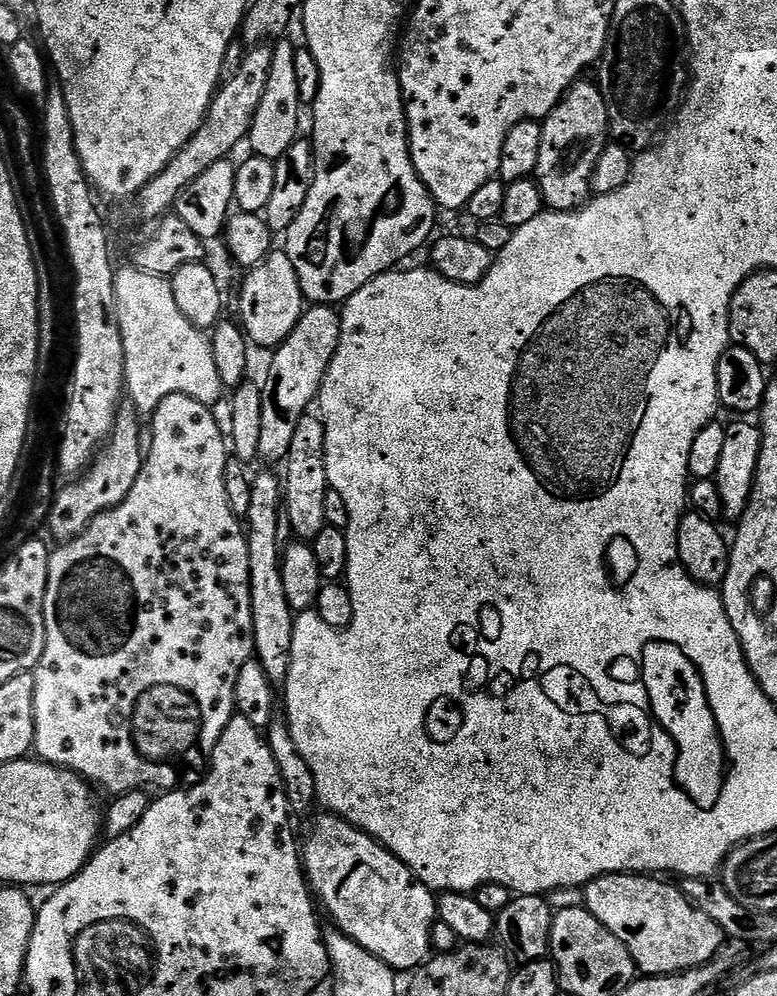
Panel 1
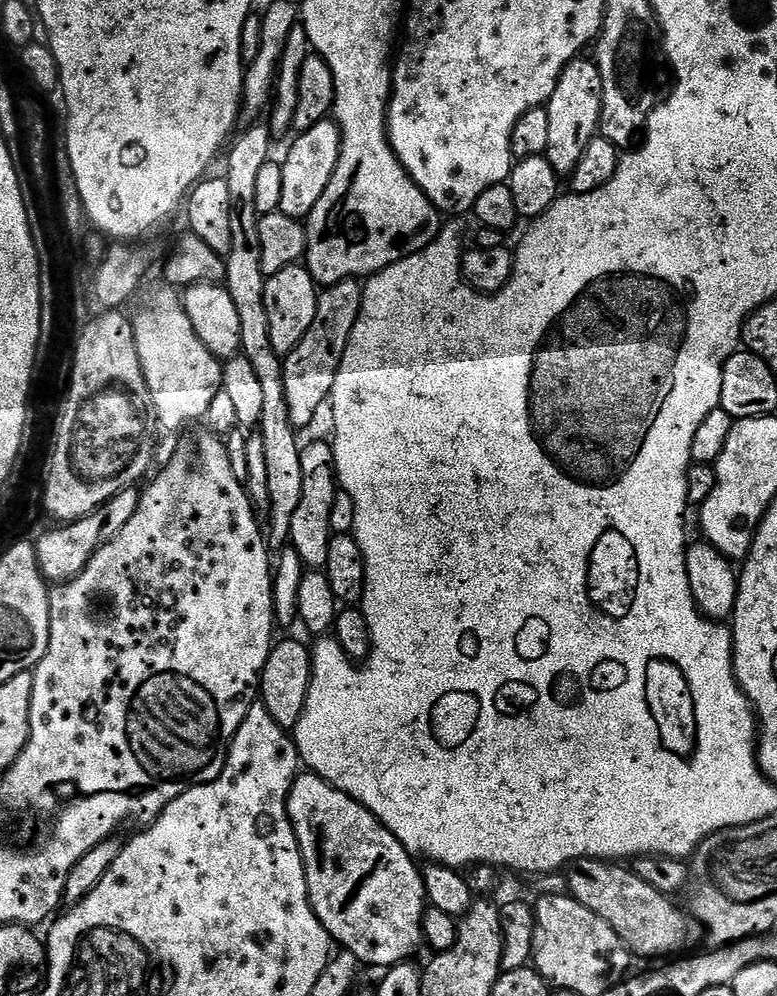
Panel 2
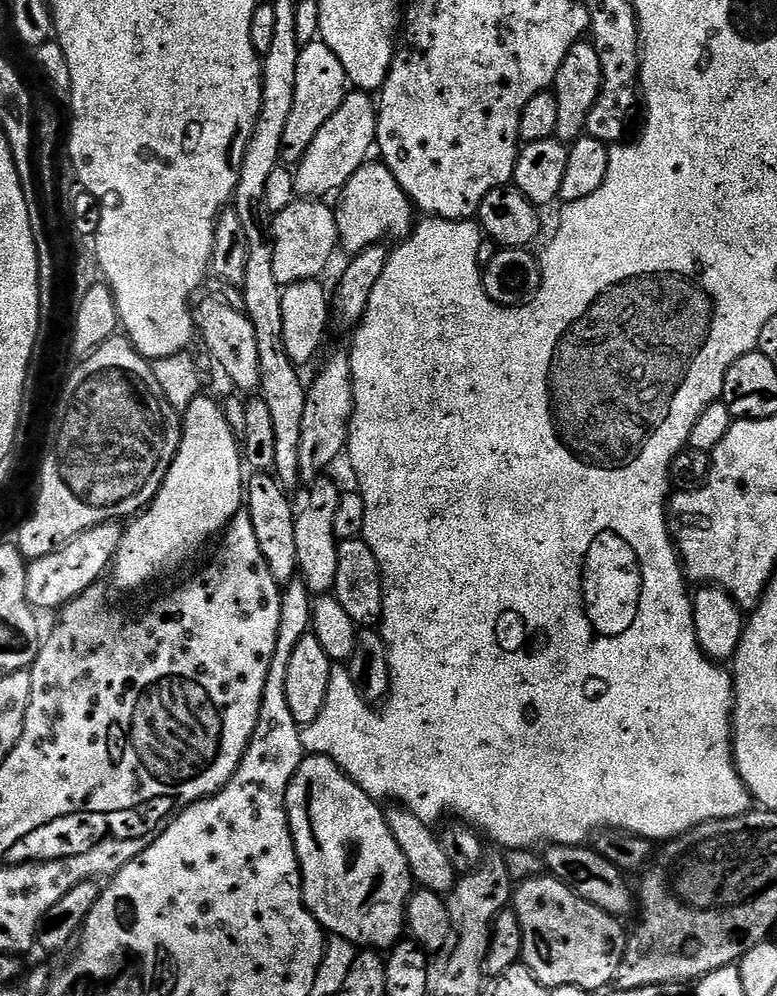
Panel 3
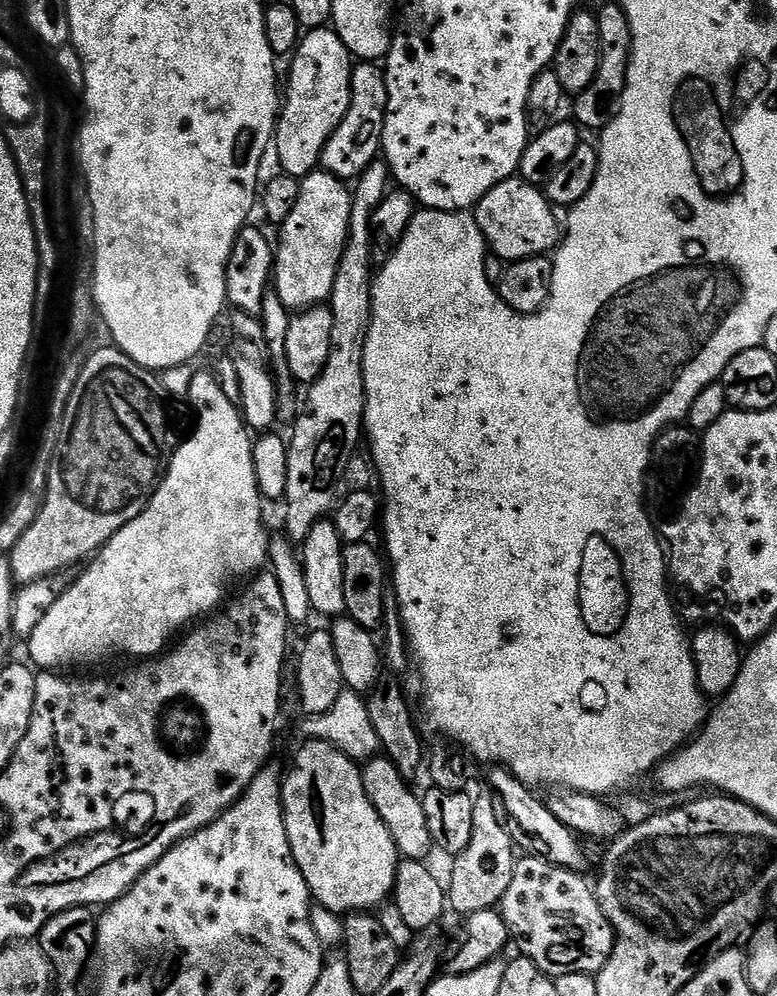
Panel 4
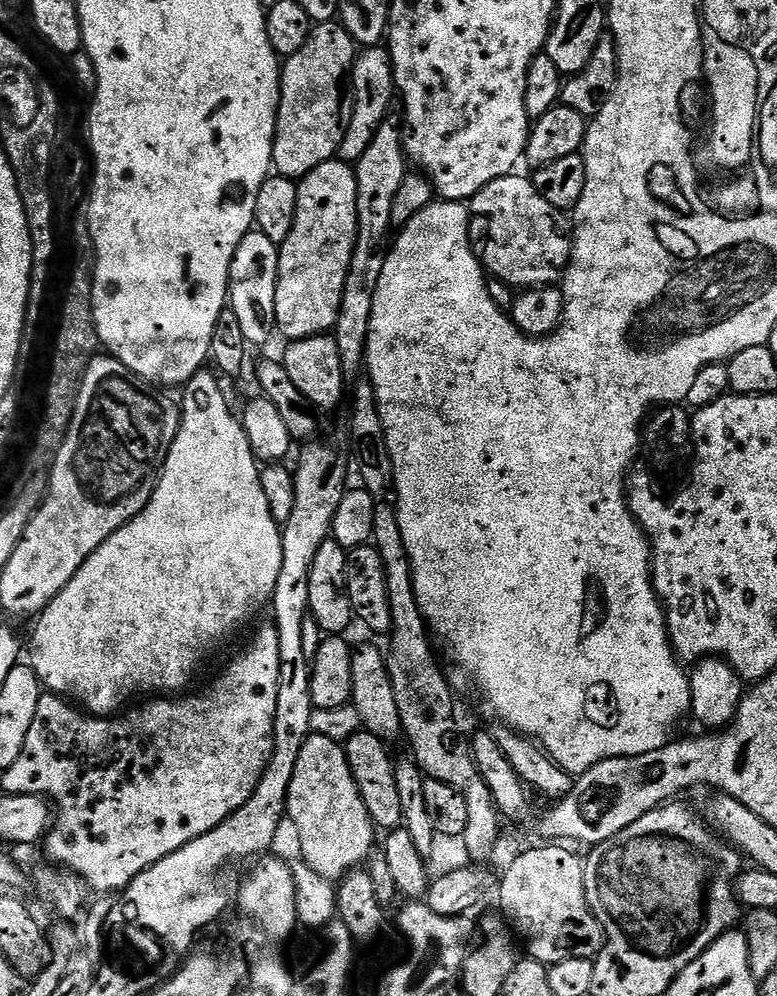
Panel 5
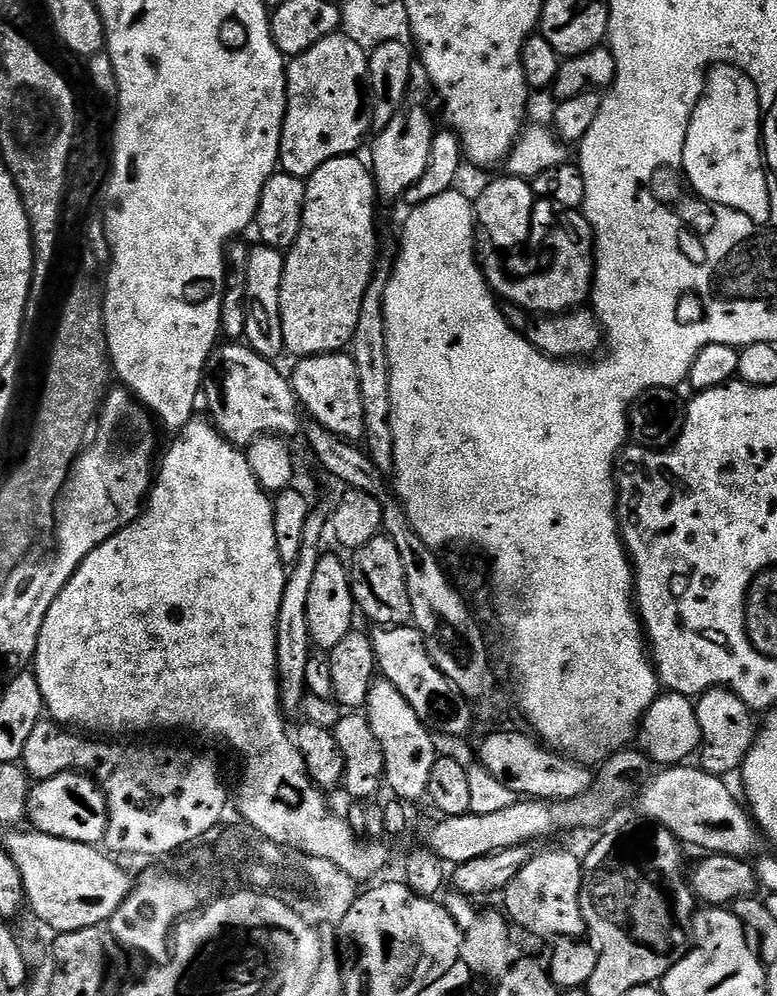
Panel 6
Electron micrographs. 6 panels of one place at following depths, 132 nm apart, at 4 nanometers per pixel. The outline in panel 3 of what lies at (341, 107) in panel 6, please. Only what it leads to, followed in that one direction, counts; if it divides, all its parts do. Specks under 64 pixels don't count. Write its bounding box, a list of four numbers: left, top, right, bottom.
[280,38,349,166]

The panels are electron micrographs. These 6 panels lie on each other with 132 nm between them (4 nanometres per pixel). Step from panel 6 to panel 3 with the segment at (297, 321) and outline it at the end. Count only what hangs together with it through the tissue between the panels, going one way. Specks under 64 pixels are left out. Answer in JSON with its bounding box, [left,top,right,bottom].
[272,198,338,286]

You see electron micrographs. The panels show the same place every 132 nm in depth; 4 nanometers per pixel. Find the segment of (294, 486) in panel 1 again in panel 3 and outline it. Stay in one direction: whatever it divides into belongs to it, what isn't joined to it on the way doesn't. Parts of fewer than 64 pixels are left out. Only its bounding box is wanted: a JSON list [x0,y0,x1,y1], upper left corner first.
[294,478,341,594]

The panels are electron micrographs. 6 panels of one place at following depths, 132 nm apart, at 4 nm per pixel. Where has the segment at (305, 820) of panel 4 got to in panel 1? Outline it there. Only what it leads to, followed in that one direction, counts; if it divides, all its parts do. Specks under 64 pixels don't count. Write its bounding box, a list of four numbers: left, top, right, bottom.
[302,814,438,973]

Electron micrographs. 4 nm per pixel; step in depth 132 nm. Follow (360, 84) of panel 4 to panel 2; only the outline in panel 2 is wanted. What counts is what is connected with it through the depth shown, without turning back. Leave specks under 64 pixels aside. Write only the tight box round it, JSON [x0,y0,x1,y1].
[278,118,342,221]

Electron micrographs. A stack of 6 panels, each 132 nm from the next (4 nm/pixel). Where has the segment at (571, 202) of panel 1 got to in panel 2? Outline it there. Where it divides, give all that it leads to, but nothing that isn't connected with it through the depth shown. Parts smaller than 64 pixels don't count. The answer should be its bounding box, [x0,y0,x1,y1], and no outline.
[546,58,602,178]

